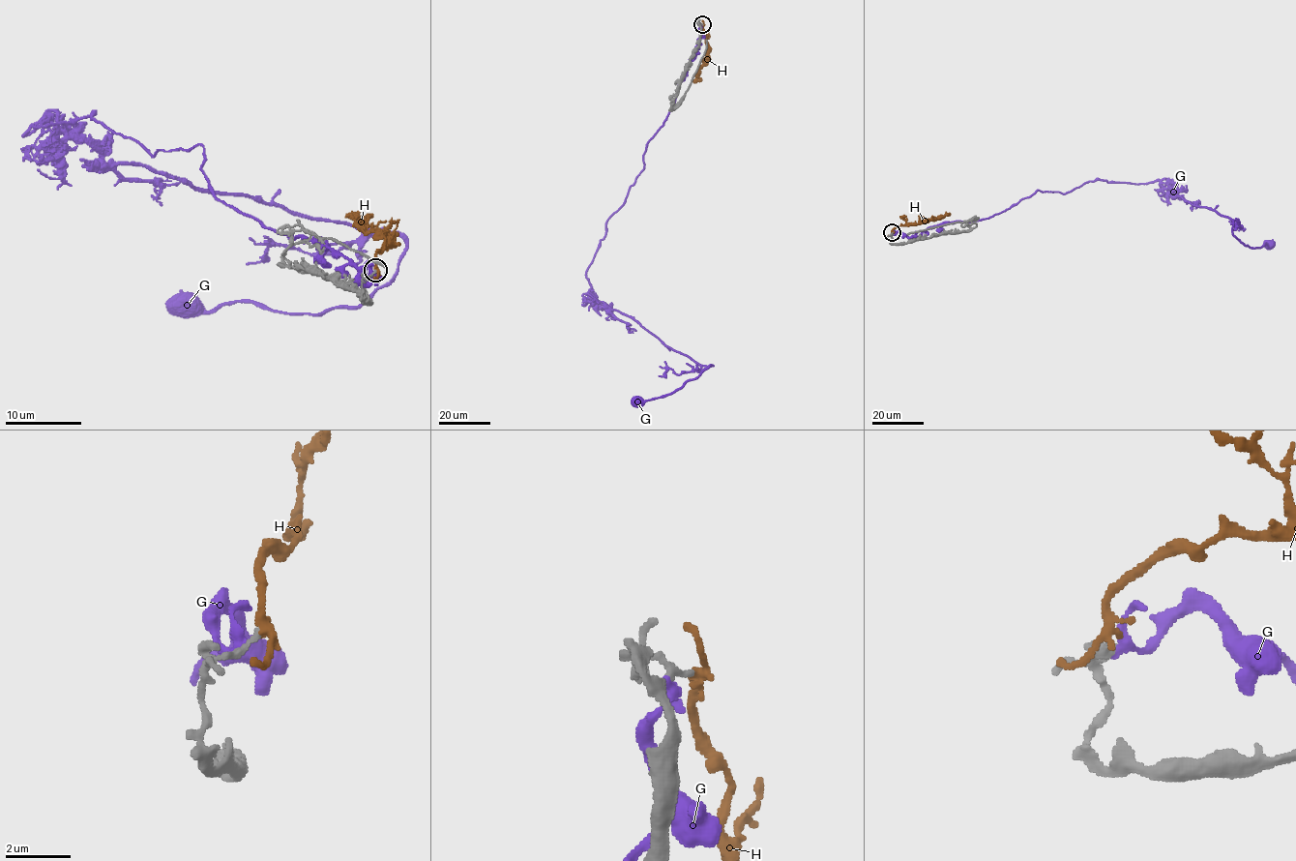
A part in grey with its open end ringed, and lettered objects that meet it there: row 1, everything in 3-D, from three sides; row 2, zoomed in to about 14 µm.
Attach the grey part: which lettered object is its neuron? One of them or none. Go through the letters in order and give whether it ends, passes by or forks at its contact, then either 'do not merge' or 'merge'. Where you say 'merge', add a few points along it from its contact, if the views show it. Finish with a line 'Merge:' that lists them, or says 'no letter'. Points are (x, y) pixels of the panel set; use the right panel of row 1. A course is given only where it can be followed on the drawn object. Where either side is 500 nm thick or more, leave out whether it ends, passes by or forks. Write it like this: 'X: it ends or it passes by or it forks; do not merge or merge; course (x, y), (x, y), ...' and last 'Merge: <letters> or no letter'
G: it passes by; do not merge
H: it passes by; merge; course (892, 232), (899, 225), (922, 223), (950, 213)
Merge: H

